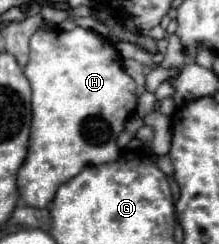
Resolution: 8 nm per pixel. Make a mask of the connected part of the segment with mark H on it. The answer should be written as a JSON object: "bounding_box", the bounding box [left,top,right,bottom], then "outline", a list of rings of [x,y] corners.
{"bounding_box":[17,28,137,208],"outline":[[[75,28],[69,32],[63,30],[39,30],[31,36],[29,44],[29,62],[23,68],[27,80],[31,82],[33,98],[31,98],[31,138],[29,138],[29,154],[19,168],[17,188],[23,202],[31,208],[47,208],[53,202],[53,196],[61,182],[71,180],[81,172],[81,168],[93,164],[107,164],[121,158],[121,148],[117,146],[117,138],[125,130],[125,120],[137,106],[137,92],[133,78],[123,70],[123,60],[111,42],[93,30]]]}

